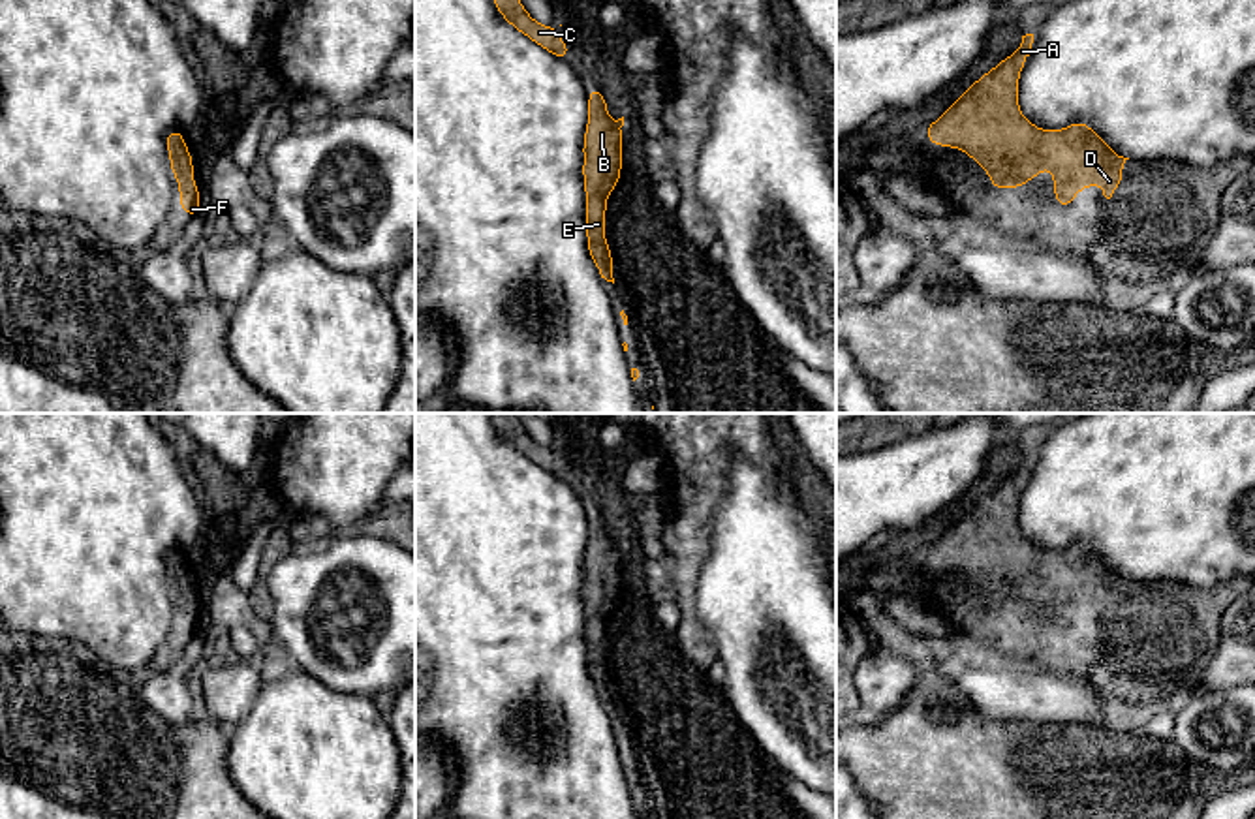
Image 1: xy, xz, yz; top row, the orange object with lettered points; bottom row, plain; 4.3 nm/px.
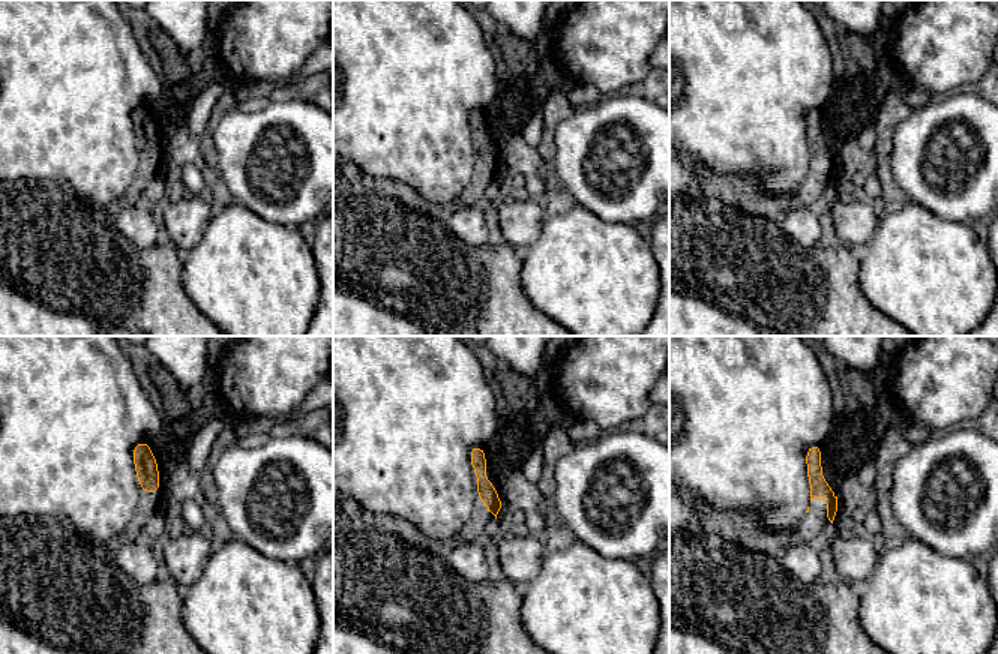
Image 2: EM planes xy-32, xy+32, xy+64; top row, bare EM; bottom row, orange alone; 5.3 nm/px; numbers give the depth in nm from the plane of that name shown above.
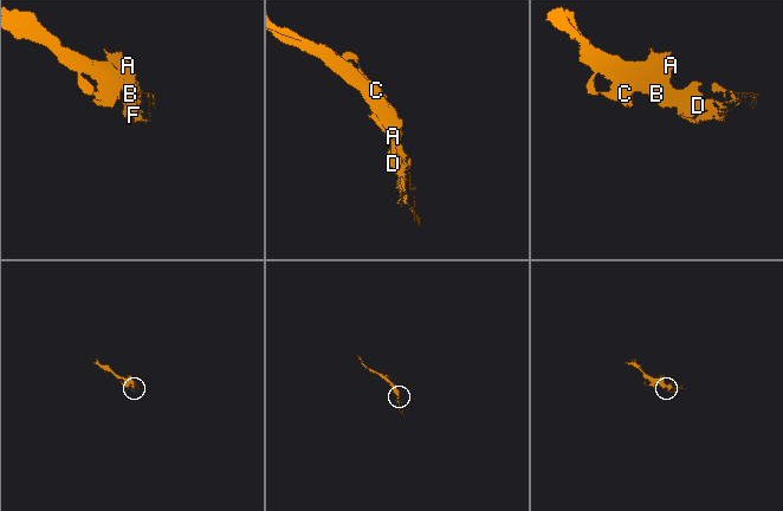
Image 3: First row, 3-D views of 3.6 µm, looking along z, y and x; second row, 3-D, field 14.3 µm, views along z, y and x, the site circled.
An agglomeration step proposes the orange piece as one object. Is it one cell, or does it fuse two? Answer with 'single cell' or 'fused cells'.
single cell

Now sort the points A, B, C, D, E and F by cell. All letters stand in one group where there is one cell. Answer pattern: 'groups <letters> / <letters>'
groups A B C D E F

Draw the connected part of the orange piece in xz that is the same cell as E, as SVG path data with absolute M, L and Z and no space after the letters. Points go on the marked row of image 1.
M601 86L588 90L588 124L582 141L582 180L586 193L586 242L597 272L612 278L612 250L605 242L607 195L620 184L624 116L611 120Z

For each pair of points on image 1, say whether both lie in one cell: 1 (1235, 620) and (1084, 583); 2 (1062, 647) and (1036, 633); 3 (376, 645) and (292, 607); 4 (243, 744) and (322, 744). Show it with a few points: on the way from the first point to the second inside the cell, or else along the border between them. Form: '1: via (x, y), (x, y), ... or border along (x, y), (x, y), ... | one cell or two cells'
1: border along (1235, 598), (1222, 617), (1222, 637), (1210, 660) | two cells
2: border along (1053, 618), (1045, 643), (1039, 649) | two cells
3: via (356, 624), (337, 607), (312, 607) | one cell
4: via (262, 744), (303, 744) | one cell

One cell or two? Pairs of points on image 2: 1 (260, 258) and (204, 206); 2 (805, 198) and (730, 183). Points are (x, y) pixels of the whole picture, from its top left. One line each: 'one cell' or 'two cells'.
1: two cells
2: one cell

